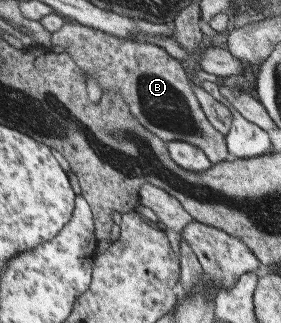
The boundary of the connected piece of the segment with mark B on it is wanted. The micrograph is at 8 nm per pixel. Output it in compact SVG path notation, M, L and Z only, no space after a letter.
M65 24L52 34L52 48L65 48L82 70L105 91L119 91L123 101L138 123L162 141L185 141L199 147L213 164L231 158L227 137L217 131L207 120L193 89L185 75L185 69L177 58L157 44L123 39L101 30L77 24Z

